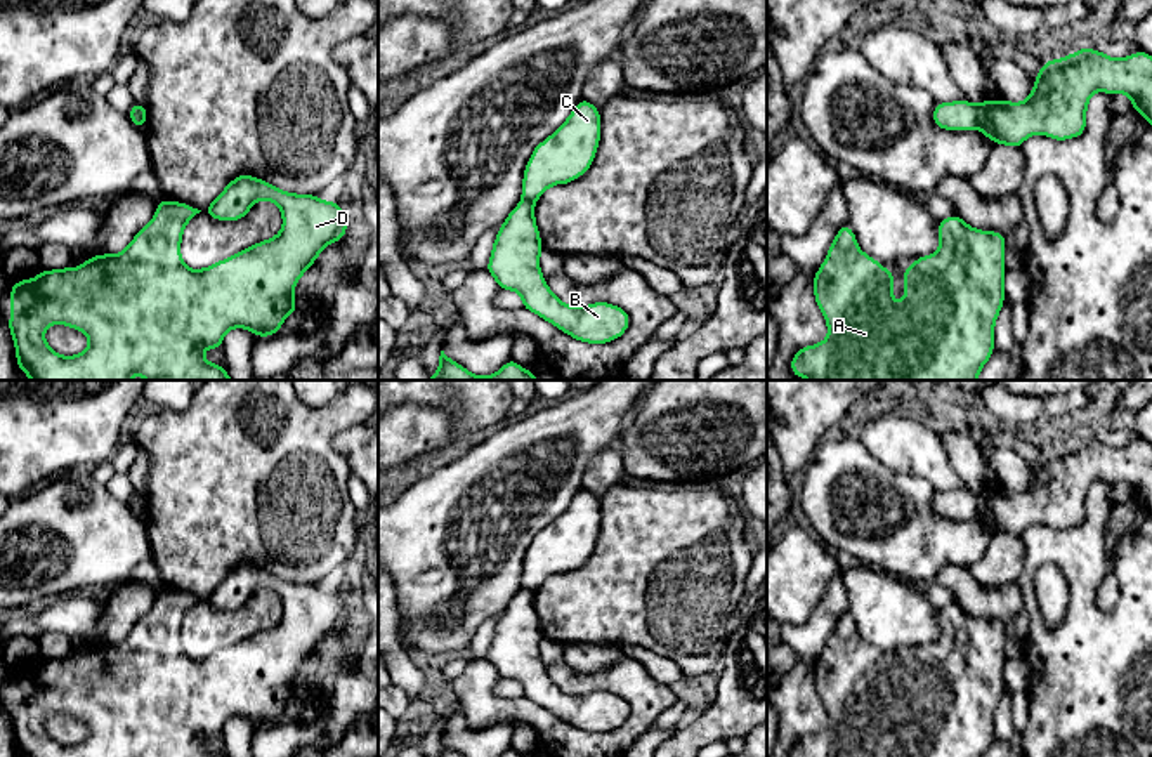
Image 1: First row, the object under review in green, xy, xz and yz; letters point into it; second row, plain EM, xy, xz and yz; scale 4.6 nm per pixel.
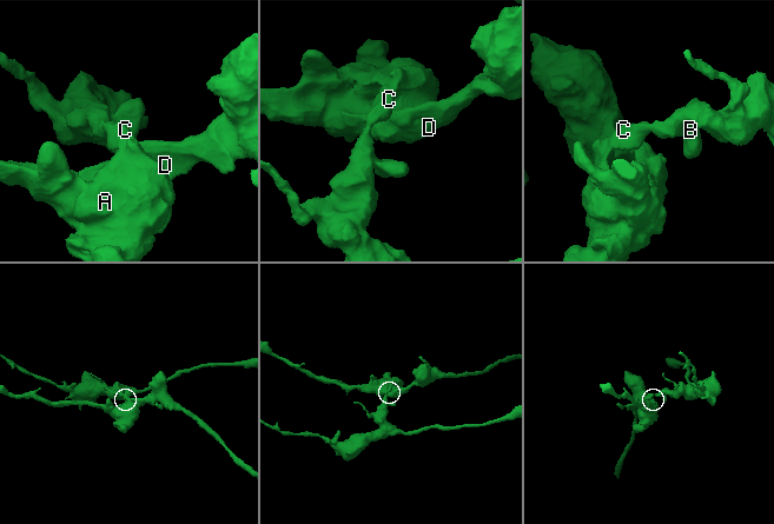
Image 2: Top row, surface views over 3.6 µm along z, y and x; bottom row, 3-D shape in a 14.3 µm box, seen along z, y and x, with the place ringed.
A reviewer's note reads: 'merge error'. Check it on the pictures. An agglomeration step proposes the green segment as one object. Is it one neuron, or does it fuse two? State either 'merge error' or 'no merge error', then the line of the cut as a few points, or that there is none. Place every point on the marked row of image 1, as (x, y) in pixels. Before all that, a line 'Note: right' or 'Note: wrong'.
Note: right
merge error; cut in yz along (974, 106), (977, 127)

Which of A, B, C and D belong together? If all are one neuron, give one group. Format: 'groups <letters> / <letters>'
groups A C D / B

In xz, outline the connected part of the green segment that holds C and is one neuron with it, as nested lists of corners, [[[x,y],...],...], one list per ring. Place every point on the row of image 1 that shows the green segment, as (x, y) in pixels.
[[[583,97],[567,120],[533,149],[522,177],[522,200],[534,203],[548,188],[581,177],[595,160],[600,132],[600,111]]]

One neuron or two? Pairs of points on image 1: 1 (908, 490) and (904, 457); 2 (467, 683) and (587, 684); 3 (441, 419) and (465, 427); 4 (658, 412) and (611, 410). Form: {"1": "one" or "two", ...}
{"1": "two", "2": "one", "3": "two", "4": "two"}

